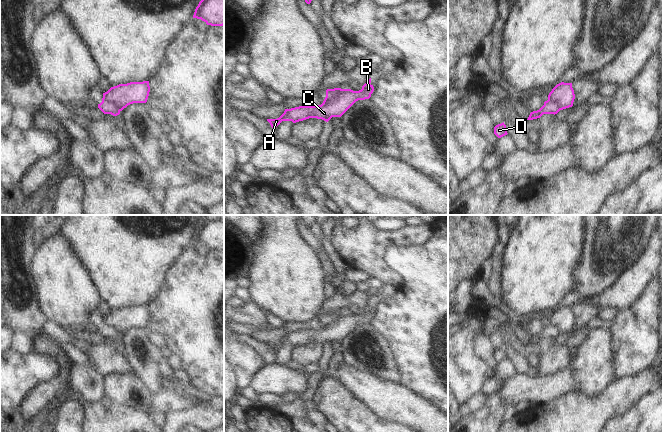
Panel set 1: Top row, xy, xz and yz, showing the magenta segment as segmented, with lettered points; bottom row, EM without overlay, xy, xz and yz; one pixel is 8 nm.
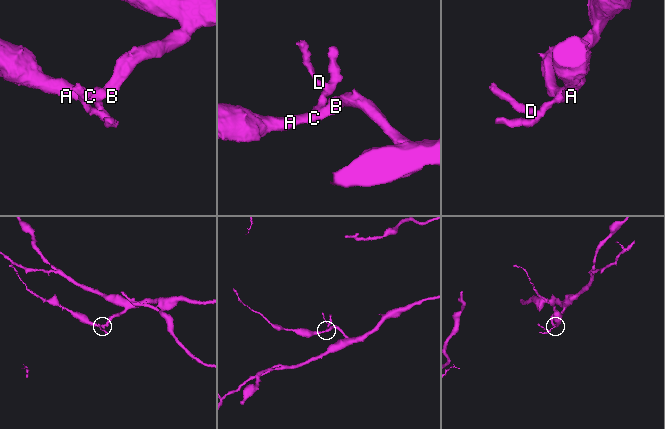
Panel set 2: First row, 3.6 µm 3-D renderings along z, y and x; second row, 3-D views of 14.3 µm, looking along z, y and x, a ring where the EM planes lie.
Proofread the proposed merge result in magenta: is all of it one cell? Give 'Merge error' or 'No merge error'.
Merge error

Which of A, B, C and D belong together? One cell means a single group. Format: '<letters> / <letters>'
A B C / D

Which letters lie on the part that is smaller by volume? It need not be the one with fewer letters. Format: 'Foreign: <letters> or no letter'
Foreign: D

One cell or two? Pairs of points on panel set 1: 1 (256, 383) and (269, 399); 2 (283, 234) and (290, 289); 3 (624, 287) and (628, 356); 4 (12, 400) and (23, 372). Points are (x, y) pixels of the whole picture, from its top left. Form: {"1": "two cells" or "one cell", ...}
{"1": "two cells", "2": "one cell", "3": "two cells", "4": "one cell"}

